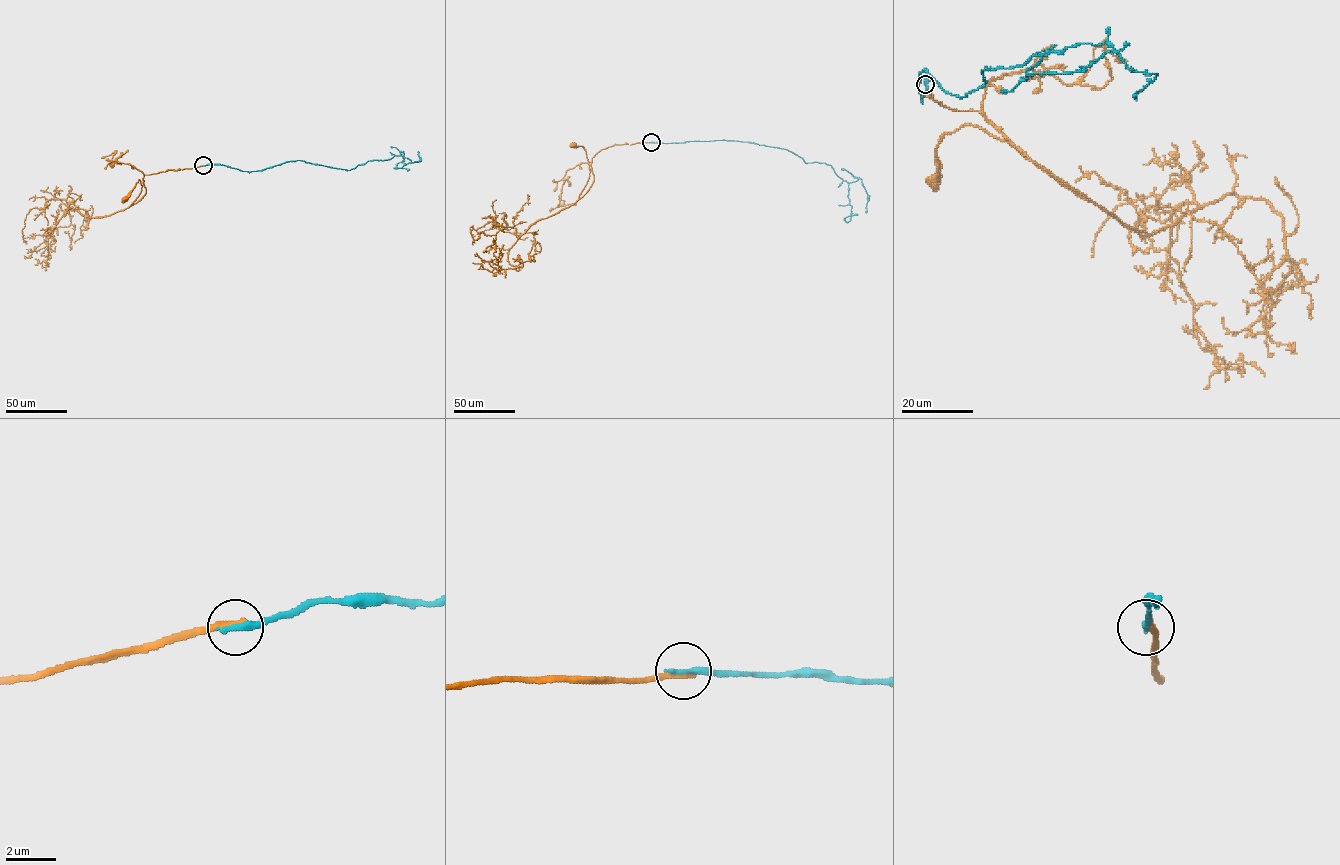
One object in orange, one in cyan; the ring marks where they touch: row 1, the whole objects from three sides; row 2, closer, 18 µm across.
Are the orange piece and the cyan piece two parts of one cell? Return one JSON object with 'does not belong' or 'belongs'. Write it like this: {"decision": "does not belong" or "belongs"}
{"decision": "does not belong"}

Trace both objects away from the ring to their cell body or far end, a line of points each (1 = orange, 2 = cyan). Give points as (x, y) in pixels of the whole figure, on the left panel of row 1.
1: (203, 165), (144, 175), (145, 194), (130, 206), (141, 191), (139, 180), (125, 199)
2: (203, 165), (221, 164), (251, 172), (301, 160), (350, 170), (402, 151), (403, 160), (396, 167), (409, 169)

